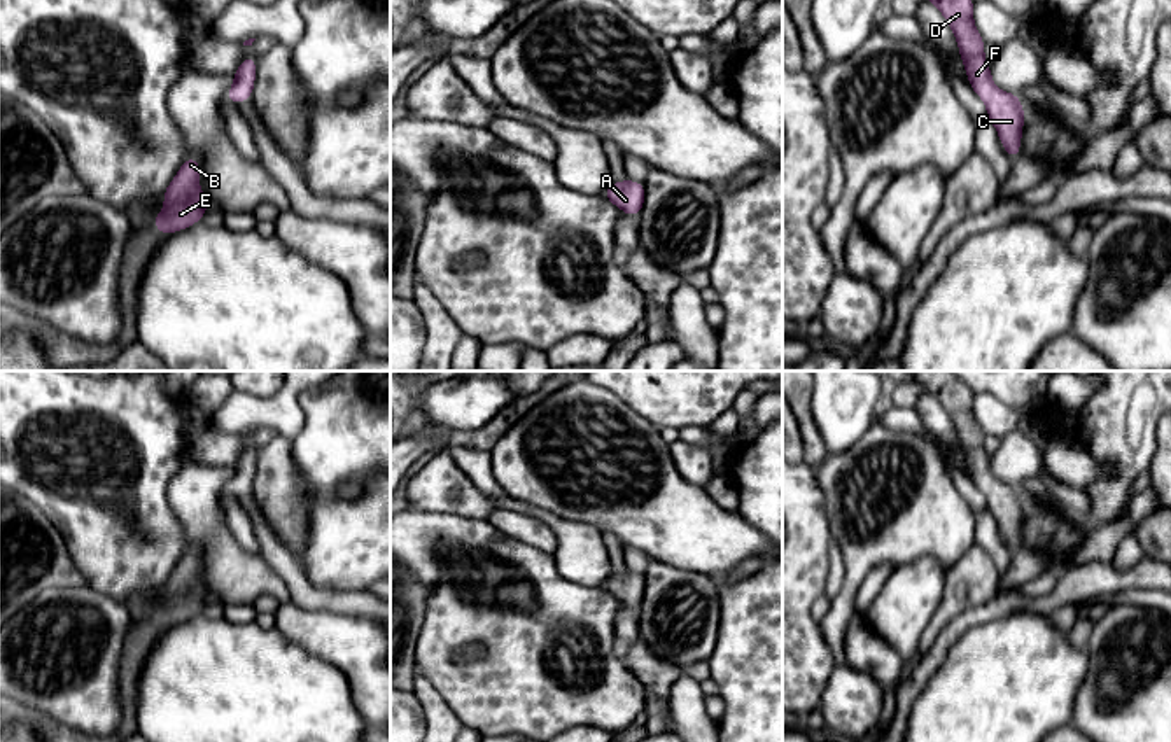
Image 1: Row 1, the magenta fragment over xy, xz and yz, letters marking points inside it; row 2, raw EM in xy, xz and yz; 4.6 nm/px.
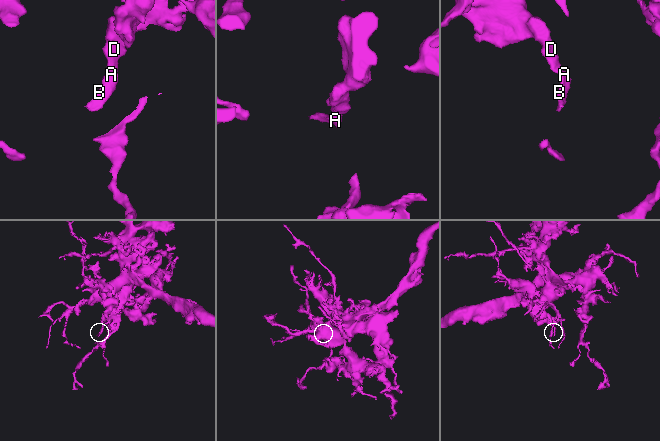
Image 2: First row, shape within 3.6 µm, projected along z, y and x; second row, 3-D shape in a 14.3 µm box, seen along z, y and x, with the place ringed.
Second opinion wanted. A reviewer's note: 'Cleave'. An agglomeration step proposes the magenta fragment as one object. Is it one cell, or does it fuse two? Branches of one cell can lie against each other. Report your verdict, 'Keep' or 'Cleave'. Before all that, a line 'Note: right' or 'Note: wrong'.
Note: wrong
Keep

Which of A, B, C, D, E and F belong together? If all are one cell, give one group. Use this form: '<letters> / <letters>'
A B C D E F

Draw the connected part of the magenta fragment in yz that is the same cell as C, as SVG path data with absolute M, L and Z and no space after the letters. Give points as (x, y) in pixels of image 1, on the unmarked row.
M907 371L924 390L938 399L956 429L968 476L985 494L987 509L994 516L1005 544L1013 553L1020 548L1024 500L1019 486L998 481L991 458L984 450L984 430L973 415L973 392L952 371Z

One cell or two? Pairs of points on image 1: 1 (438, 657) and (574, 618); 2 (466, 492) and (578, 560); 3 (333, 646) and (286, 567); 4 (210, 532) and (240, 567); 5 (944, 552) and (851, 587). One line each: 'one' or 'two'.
1: one
2: two
3: two
4: one
5: one

